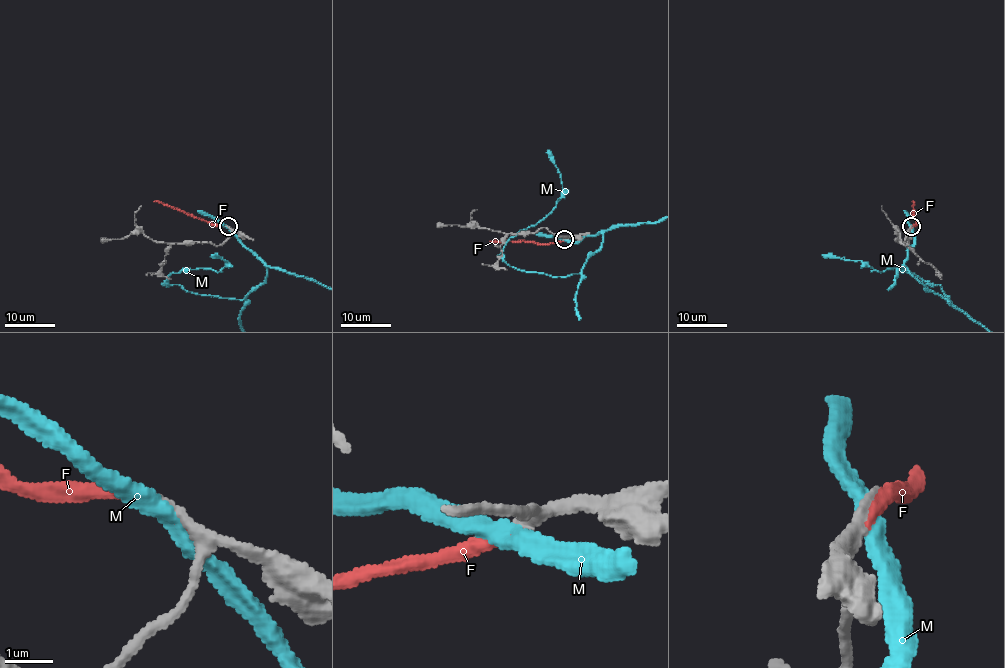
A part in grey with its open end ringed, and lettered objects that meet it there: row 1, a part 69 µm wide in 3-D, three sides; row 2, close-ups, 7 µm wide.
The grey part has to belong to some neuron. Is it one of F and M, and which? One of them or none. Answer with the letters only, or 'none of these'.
F

